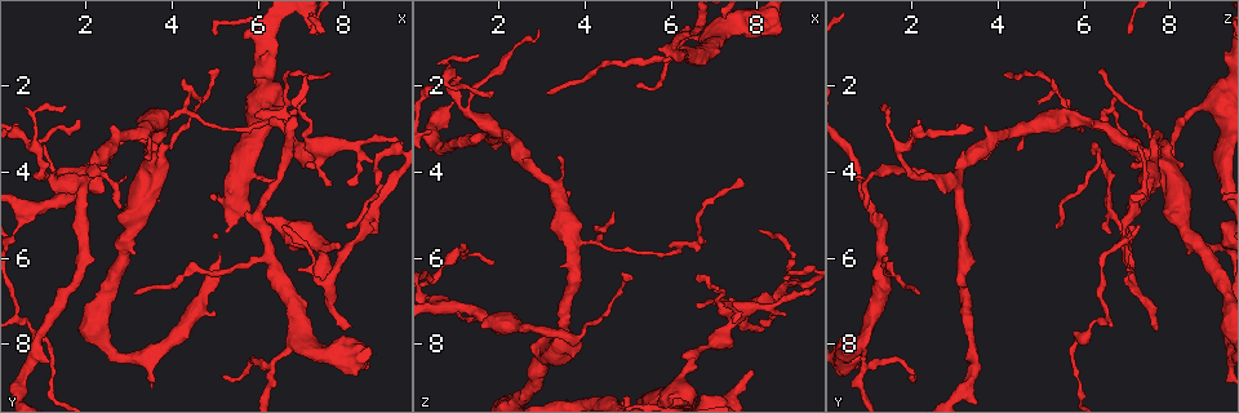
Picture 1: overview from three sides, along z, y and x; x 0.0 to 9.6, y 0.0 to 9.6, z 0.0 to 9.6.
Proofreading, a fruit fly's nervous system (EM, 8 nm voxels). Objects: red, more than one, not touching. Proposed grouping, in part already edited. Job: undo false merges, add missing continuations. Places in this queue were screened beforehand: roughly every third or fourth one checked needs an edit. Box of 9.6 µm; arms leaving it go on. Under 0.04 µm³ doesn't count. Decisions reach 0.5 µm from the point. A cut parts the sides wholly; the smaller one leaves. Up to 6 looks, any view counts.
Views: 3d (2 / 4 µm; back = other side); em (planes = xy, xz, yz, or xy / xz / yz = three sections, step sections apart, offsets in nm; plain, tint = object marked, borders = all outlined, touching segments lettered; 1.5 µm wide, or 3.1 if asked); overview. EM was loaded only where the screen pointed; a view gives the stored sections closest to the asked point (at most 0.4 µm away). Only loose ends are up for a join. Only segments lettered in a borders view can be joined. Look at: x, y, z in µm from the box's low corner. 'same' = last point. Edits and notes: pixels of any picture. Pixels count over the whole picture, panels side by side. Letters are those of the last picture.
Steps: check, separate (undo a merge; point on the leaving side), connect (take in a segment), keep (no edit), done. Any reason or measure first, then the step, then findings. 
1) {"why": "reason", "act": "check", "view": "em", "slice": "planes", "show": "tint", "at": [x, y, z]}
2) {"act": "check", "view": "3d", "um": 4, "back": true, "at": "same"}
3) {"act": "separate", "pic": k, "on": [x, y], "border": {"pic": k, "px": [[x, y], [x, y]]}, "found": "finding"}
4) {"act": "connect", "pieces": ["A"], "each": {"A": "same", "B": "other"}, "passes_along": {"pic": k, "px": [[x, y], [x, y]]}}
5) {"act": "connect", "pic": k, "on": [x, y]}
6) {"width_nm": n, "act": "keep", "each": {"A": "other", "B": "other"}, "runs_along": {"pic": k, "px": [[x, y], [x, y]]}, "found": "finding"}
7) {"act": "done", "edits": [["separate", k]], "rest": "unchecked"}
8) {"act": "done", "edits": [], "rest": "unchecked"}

{"why": "branch stops here", "act": "check", "view": "em", "slice": "xy", "step": 8, "show": "tint", "at": [8.10, 7.55, 7.60]}

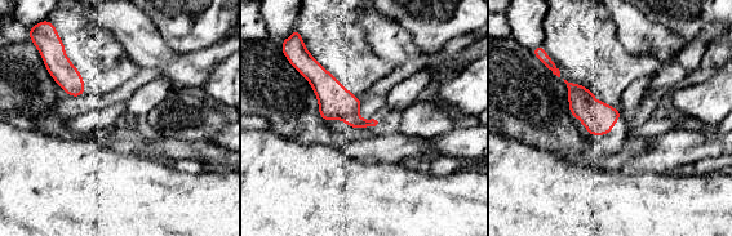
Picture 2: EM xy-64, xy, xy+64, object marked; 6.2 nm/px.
{"why": "another direction", "act": "check", "view": "em", "slice": "yz", "step": 8, "show": "borders", "at": "same"}

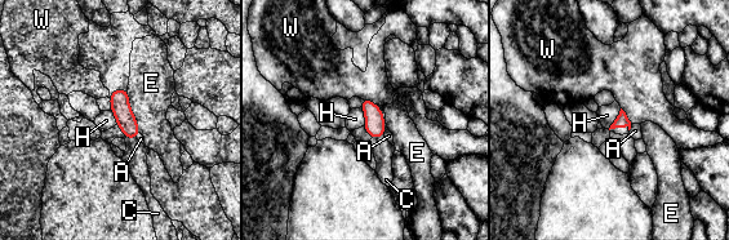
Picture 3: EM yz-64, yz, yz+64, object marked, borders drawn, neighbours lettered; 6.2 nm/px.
{"act": "connect", "pieces": ["C"], "each": {"A": "other", "C": "same", "E": "other", "H": "other", "W": "other"}, "found": "the cell continues"}

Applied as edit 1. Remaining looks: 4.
{"why": "tapers out", "act": "check", "view": "em", "slice": "planes", "show": "plain", "at": [5.20, 8.75, 2.10]}

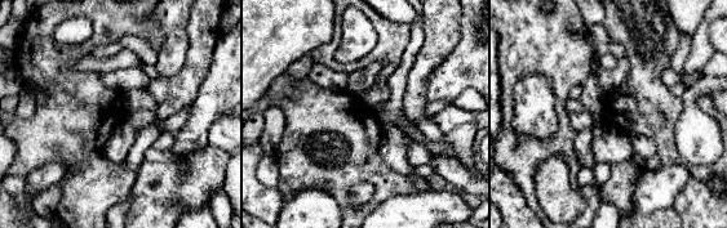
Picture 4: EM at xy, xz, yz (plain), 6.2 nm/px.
{"why": "see the neighbours", "act": "check", "view": "em", "slice": "planes", "show": "borders", "at": "same"}

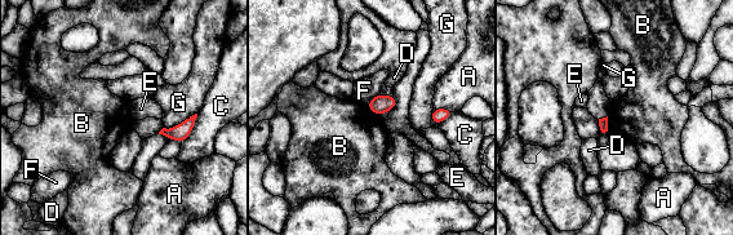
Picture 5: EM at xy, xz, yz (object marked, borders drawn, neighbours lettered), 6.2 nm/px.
{"act": "keep", "each": {"A": "other", "B": "other", "C": "other", "D": "other", "E": "other", "F": "other", "G": "other"}, "border": {"pic": 5, "px": [[365, 105], [378, 115]]}, "found": "no lettered segment goes on from it"}

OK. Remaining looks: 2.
{"why": "sudden change in width", "act": "check", "view": "em", "um": 3.1, "slice": "planes", "show": "tint", "at": [3.40, 3.00, 4.40]}

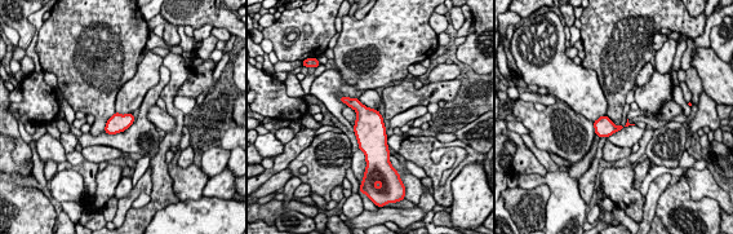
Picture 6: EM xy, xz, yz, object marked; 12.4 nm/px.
{"act": "check", "view": "em", "um": 3.1, "slice": "planes", "show": "borders", "at": "same"}

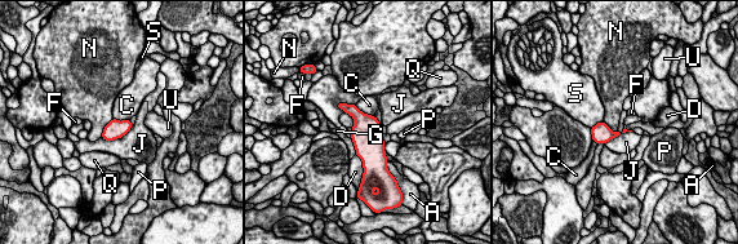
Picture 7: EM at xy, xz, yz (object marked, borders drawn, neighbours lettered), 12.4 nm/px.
{"act": "keep", "each": {"A": "other", "C": "other", "D": "other", "F": "other", "G": "other", "J": "other", "N": "other", "P": "other", "Q": "other", "S": "other", "U": "other"}, "border": {"pic": 7, "px": [[355, 105], [364, 112], [374, 116]]}, "found": "continuous, no second cell"}

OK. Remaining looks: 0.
{"act": "done", "edits": [["connect", 3]], "rest": "unchecked"}

